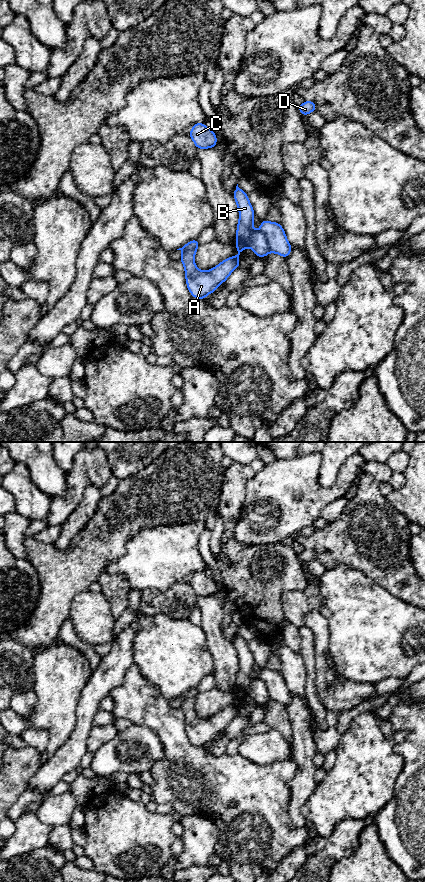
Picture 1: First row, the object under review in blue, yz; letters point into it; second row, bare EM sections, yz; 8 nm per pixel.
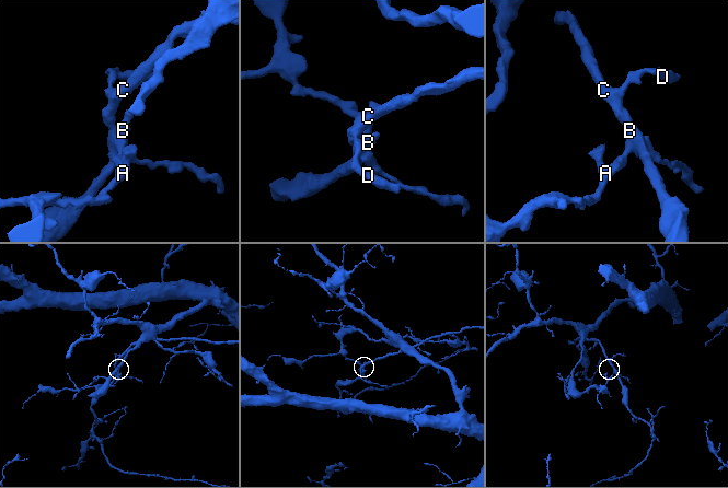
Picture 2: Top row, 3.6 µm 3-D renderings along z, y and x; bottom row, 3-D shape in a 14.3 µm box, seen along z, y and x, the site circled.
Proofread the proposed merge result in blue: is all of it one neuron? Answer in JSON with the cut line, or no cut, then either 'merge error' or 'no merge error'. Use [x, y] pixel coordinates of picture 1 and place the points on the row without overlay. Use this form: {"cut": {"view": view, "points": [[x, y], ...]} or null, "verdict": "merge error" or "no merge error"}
{"cut": {"view": "yz", "points": [[259, 678], [264, 682], [270, 699]]}, "verdict": "merge error"}

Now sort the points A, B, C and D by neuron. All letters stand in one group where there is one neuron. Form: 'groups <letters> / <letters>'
groups A B / C D

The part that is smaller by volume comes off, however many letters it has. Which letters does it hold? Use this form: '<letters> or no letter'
C, D

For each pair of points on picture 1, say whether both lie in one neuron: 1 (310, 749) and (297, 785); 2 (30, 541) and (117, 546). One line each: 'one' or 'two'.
1: one
2: one

